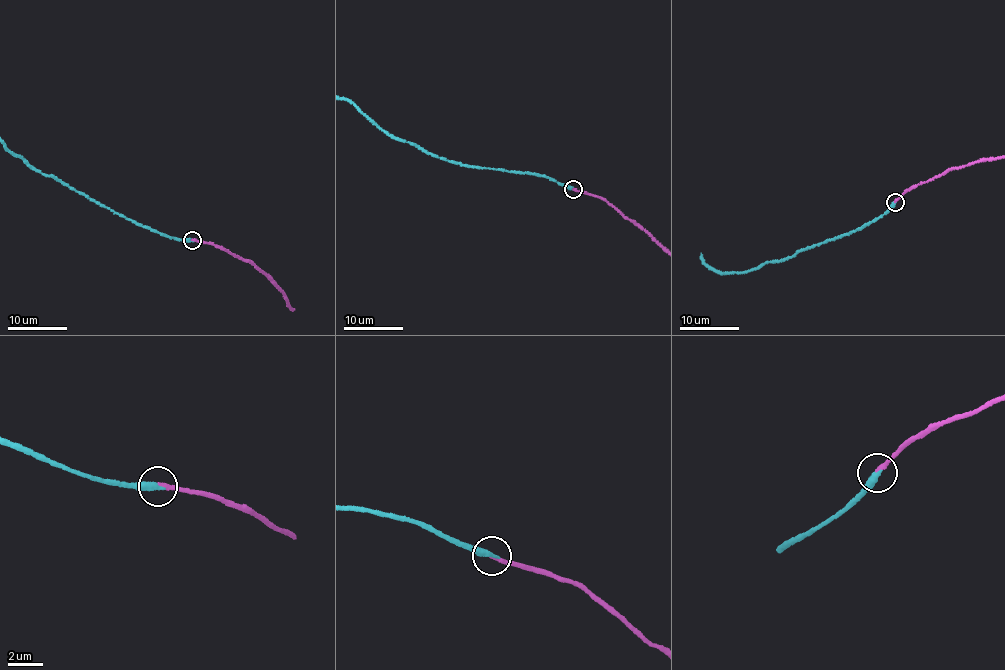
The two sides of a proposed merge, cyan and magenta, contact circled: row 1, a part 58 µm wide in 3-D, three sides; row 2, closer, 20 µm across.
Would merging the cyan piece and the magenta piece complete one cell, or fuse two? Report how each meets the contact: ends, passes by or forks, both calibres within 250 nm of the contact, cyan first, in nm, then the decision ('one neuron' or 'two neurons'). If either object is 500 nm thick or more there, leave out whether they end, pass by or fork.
cyan ends there; magenta ends there; 360 nm thick on the cyan side, 220 nm on the other; one neuron

